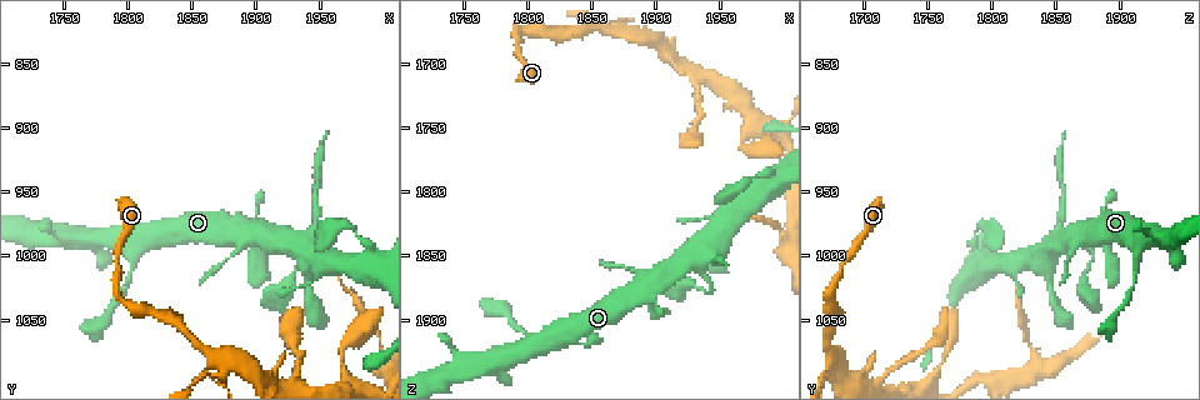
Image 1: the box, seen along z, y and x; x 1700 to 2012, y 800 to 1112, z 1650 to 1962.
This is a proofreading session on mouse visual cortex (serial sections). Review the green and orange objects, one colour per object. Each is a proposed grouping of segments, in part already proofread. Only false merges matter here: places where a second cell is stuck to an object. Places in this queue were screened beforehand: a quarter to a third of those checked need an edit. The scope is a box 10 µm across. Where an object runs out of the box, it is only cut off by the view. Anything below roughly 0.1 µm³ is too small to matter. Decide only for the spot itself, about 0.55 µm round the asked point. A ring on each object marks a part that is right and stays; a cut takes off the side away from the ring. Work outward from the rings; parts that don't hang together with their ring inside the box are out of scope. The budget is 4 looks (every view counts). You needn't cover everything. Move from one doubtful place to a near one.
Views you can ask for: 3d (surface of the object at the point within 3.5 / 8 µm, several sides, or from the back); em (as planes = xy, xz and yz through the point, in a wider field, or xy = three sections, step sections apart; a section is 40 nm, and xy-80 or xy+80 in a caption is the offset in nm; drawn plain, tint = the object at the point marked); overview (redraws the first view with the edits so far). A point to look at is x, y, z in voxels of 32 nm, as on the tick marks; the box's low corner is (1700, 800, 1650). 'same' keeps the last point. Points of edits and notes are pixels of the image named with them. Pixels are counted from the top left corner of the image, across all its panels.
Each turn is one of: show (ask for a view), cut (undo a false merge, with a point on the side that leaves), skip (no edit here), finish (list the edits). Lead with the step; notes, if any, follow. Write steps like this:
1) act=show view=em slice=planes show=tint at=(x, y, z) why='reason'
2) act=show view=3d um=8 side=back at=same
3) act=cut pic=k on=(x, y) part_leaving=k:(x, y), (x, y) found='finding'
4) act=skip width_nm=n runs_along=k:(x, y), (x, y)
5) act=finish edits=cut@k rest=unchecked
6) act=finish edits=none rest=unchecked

act=show view=3d um=3.5 at=(1866, 1078, 1676) why='four arms meet'

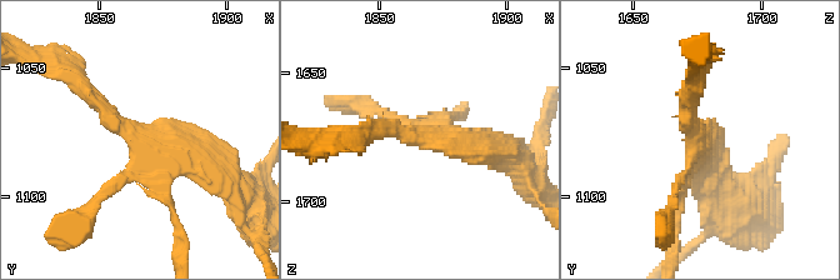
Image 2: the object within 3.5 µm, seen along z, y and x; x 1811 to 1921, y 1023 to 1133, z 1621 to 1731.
act=show view=em slice=xy step=3 show=tint at=(1866, 1079, 1675) arms=4 arm_widths_nm=150,150,200,350 why='shape alone is not enough'

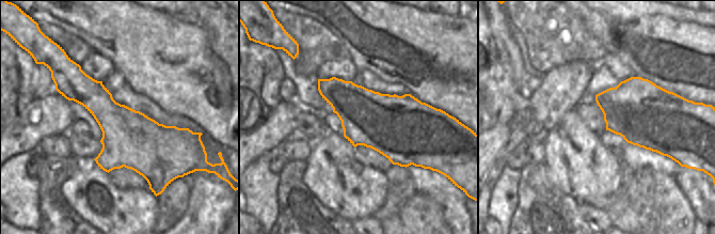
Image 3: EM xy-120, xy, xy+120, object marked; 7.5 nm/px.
act=skip runs_along=2:(78, 83), (139, 140), (215, 168) found='all the same cell'

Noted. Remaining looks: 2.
act=show view=em slice=xy step=3 show=tint at=(1932, 1096, 1718) why='sudden change in width'

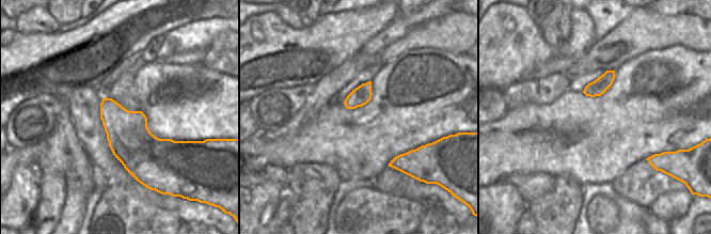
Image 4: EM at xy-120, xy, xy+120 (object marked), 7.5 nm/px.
act=show view=3d um=3.5 at=same why='see where the arms go'

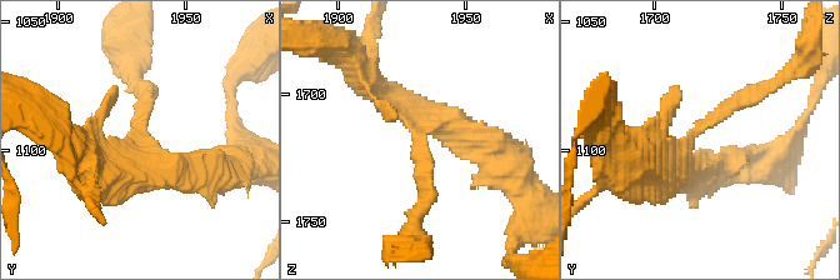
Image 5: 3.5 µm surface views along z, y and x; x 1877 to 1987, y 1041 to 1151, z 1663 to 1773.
act=skip arm_widths_nm=150,350 runs_along=5:(651, 171), (764, 90) found='one cell here'

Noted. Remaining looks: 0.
act=finish edits=none rest=unchecked

